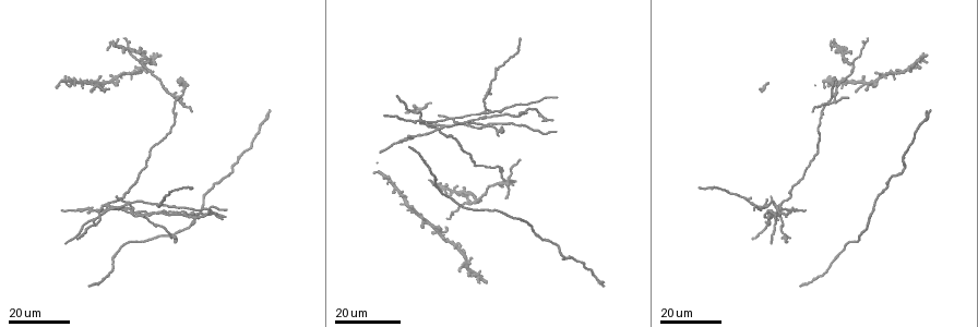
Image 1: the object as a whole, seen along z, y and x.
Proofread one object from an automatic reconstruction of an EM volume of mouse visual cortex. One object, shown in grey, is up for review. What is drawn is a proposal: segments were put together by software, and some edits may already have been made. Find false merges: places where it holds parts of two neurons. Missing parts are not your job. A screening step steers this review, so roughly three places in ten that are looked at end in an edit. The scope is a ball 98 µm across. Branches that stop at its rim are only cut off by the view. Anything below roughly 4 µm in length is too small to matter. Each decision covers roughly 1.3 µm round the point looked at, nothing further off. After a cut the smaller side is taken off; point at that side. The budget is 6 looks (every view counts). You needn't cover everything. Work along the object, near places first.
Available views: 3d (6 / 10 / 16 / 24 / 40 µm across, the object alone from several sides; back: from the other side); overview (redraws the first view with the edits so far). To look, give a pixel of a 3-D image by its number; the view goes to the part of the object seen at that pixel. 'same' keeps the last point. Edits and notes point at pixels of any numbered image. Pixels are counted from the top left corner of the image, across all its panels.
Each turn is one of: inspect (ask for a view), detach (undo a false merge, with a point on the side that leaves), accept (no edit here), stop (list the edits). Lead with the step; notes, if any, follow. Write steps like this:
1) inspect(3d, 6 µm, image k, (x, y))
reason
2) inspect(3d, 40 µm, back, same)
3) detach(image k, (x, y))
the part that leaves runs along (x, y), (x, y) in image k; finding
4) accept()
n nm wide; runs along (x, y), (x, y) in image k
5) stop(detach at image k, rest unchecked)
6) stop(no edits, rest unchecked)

inspect(3d, 24 µm, image 1, (883, 75))
three arms meet

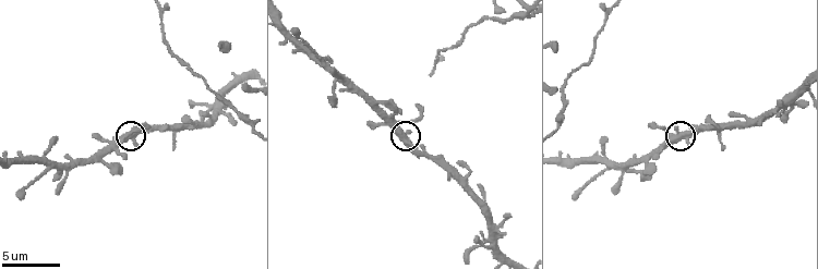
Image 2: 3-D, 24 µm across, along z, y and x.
inspect(3d, 10 µm, image 2, (396, 133))

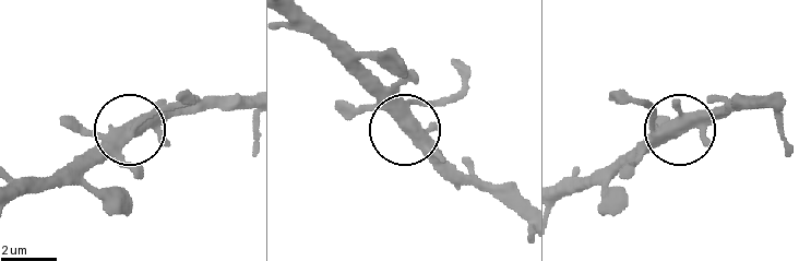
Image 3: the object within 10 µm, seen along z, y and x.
inspect(3d, 6 µm, image 3, (402, 124))
closer look

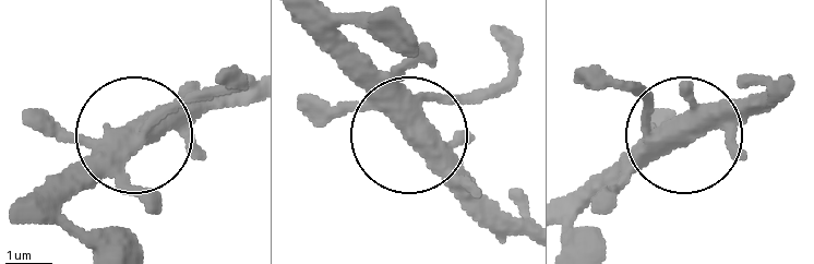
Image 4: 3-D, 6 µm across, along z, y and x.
accept()
continuous, no second neuron

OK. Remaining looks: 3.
inspect(3d, 16 µm, image 1, (498, 185))
four-way junction

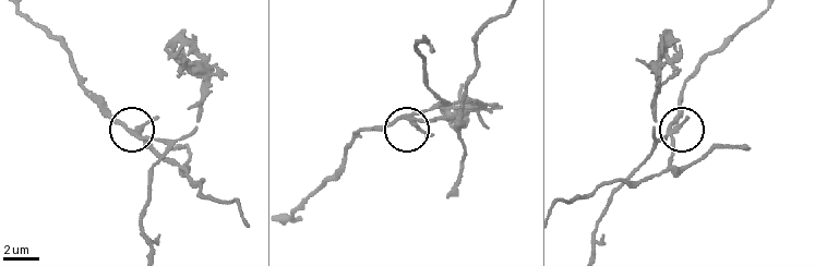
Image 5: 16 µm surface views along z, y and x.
inspect(3d, 10 µm, image 5, (141, 136))
zoom in

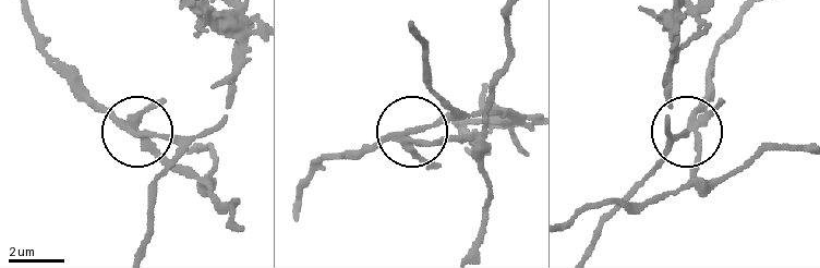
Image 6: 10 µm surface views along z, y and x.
detach(image 6, (155, 157))
4 arms; the part that leaves runs along (694, 130), (687, 183), (637, 205), (588, 205), (567, 218) in image 6; a second neuron is stuck on

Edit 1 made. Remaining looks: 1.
stop(detach at image 6, rest unchecked)

